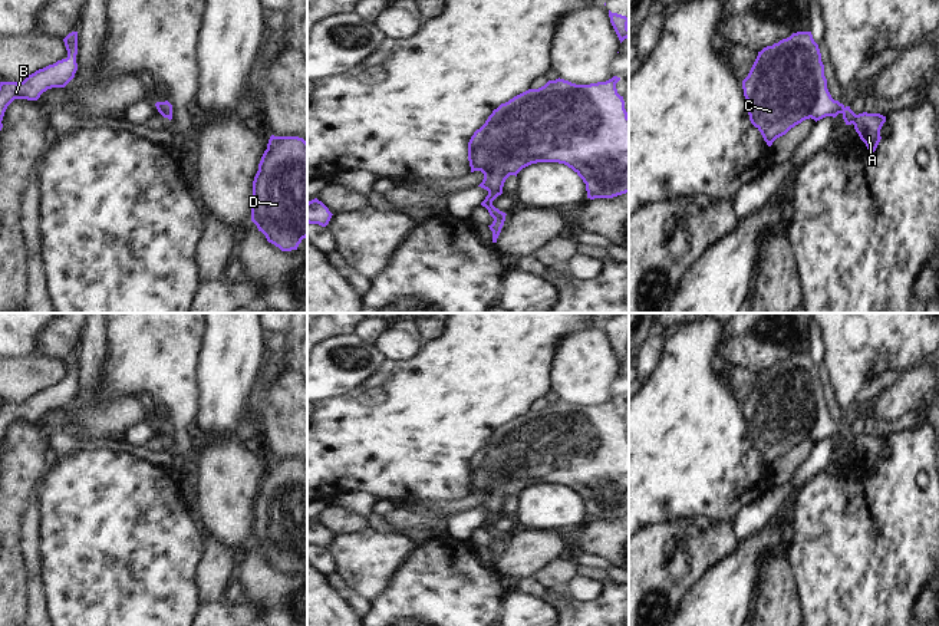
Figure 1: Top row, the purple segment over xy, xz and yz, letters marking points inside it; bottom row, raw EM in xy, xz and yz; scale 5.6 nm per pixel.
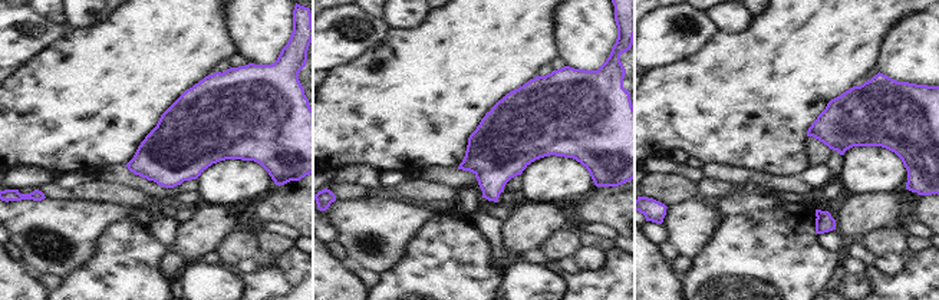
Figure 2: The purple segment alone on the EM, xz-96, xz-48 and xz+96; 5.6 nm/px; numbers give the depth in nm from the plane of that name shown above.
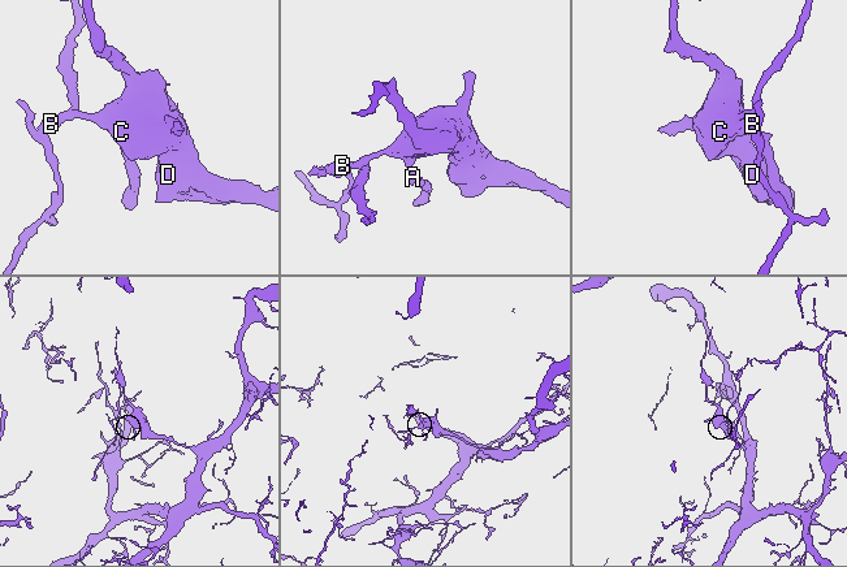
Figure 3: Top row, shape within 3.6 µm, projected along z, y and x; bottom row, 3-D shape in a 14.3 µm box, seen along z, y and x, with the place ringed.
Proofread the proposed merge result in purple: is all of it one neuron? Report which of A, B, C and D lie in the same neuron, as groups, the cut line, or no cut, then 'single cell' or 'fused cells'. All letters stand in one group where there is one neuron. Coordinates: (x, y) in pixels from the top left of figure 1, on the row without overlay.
A B C D; no cut; single cell

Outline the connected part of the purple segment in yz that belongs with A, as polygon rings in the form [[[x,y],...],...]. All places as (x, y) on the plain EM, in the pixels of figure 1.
[[[797,353],[764,369],[742,402],[751,445],[768,468],[805,441],[816,444],[843,436],[846,447],[854,447],[867,471],[874,474],[886,438],[856,436],[850,428],[834,422],[827,411],[824,386],[811,353]]]

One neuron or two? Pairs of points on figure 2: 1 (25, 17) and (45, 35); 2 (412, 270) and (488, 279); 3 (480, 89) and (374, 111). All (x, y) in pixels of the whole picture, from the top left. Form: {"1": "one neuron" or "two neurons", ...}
{"1": "one neuron", "2": "one neuron", "3": "one neuron"}

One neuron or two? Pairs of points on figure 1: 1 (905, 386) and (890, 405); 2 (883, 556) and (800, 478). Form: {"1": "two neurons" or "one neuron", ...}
{"1": "one neuron", "2": "two neurons"}

